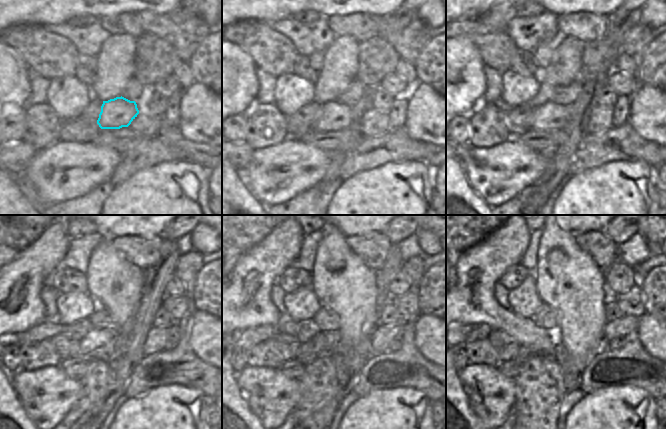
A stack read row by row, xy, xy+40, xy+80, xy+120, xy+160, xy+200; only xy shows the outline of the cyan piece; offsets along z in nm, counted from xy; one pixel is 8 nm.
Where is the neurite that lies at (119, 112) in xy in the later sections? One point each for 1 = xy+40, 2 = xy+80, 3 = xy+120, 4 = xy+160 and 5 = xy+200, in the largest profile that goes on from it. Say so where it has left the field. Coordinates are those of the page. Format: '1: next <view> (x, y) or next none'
1: next xy+40 (335, 116)
2: next xy+80 (549, 116)
3: next xy+120 (99, 343)
4: next xy+160 (320, 345)
5: next xy+200 (525, 352)

